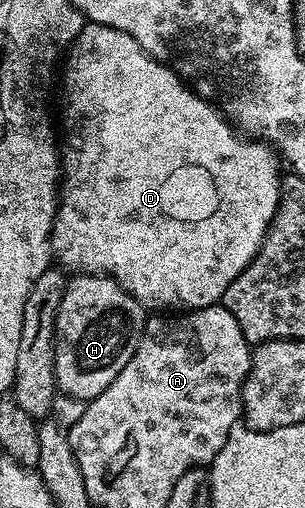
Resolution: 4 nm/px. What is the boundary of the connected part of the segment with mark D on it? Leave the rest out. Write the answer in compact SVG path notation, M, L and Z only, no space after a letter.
M86 22L81 28L77 39L71 44L67 54L64 56L65 63L65 123L69 126L69 148L63 151L63 178L59 184L59 202L57 204L57 216L53 222L53 234L51 236L51 255L54 260L57 259L62 268L69 273L84 273L87 275L107 275L110 279L114 279L118 285L126 291L131 297L135 297L141 302L141 306L146 309L152 307L165 307L161 309L180 309L182 312L198 311L200 307L211 307L221 303L223 293L227 289L227 285L231 285L231 281L235 281L235 277L239 277L239 273L243 273L243 269L247 269L249 262L255 257L255 253L261 247L261 243L265 239L267 229L271 225L271 221L277 212L277 206L281 200L281 178L283 171L277 168L279 164L279 156L268 143L258 141L252 137L242 138L236 127L232 126L228 119L212 106L207 99L201 98L186 80L180 75L173 72L172 67L168 67L166 63L161 63L157 59L150 57L146 51L139 45L139 41L135 41L135 37L131 37L127 33L123 33L119 29L111 29L107 25L99 25L98 23Z

